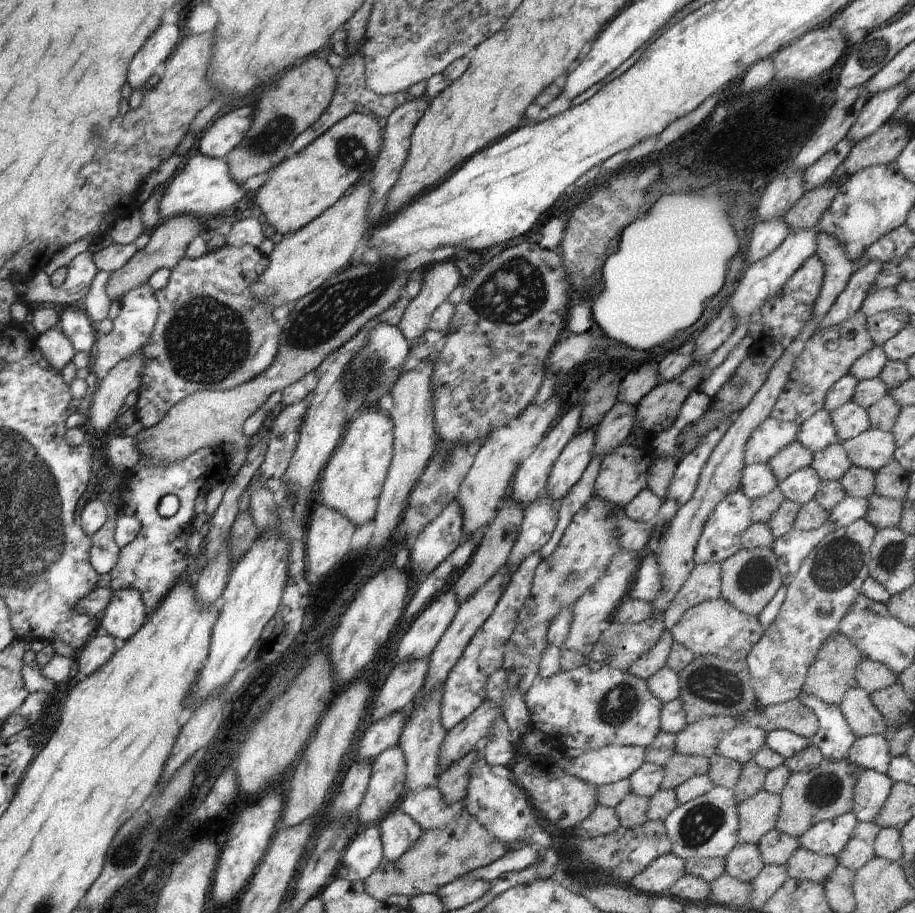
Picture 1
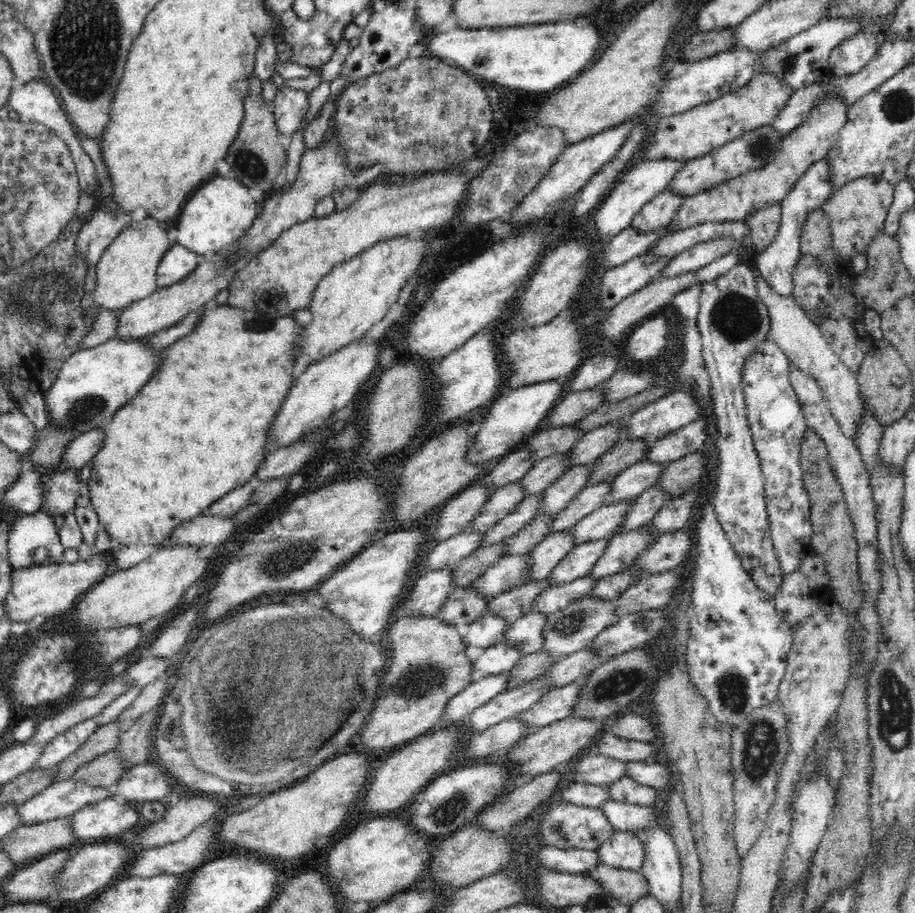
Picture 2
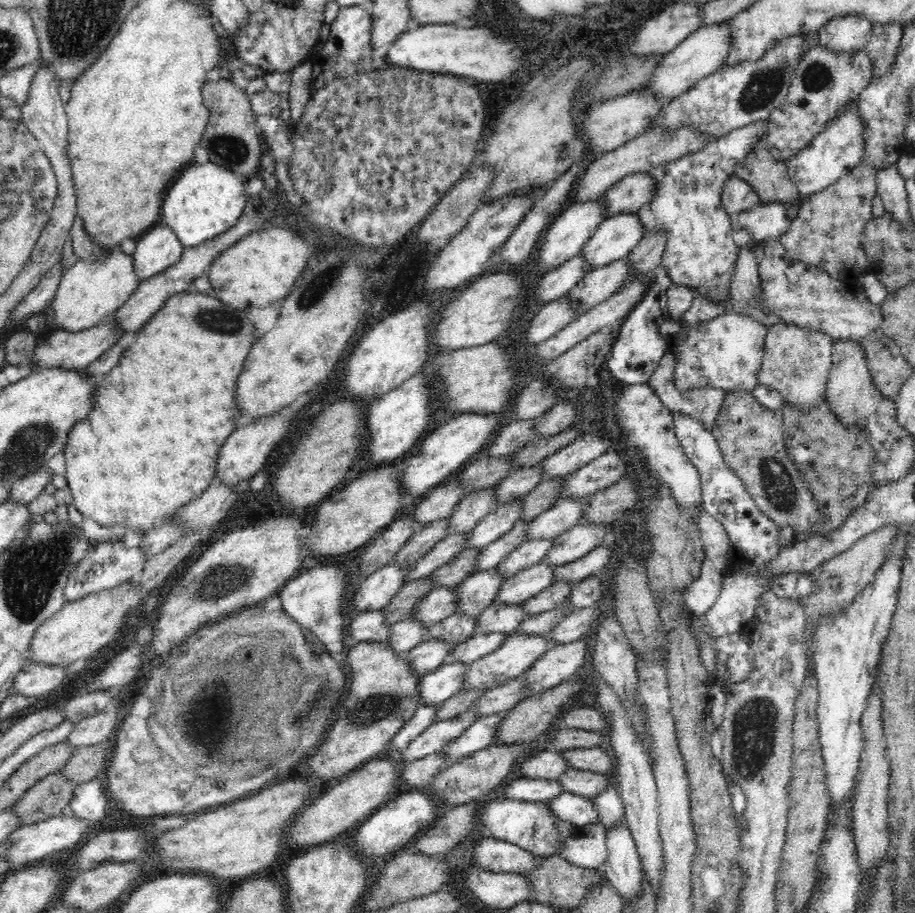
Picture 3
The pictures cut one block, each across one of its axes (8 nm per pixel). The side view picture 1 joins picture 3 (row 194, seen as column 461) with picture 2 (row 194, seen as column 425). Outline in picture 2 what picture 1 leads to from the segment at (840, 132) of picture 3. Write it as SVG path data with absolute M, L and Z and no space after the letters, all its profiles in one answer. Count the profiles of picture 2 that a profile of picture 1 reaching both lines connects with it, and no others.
M828 156L826 159L817 161L811 168L804 172L804 176L800 176L794 188L784 197L781 202L781 222L780 228L774 238L774 242L770 246L759 250L759 256L756 260L756 268L761 277L766 280L770 288L777 292L780 296L792 296L794 292L794 270L796 264L800 260L803 252L800 250L800 237L802 234L802 226L806 216L821 207L828 197L832 194L831 172L828 167Z

